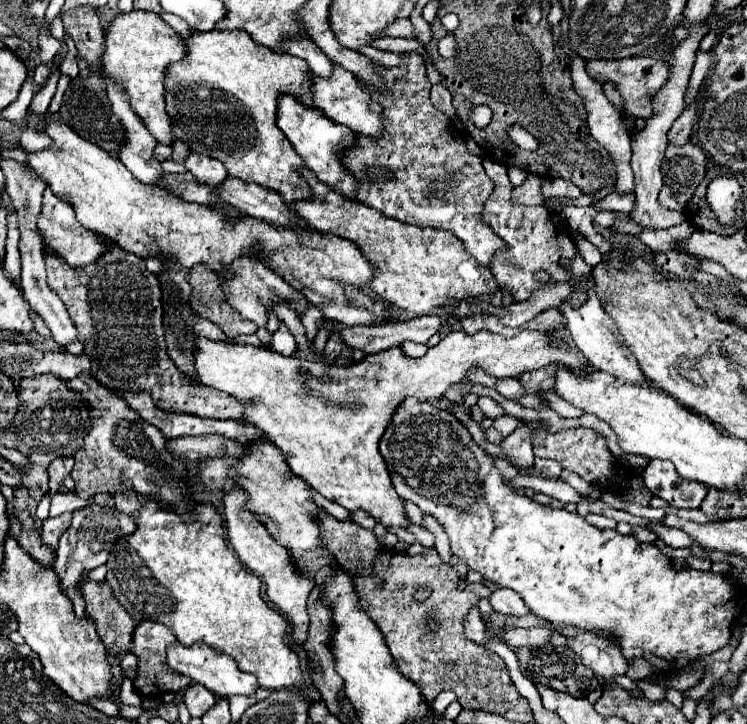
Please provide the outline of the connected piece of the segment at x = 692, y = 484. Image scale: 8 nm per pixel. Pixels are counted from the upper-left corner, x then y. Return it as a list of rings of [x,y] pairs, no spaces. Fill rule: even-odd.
[[[649,461],[643,479],[653,495],[659,495],[669,505],[683,509],[699,507],[709,491],[697,481],[685,481],[683,477],[677,477],[677,471],[669,461]]]

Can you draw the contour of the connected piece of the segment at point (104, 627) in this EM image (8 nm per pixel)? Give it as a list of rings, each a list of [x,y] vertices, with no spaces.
[[[83,573],[81,591],[87,601],[85,613],[97,625],[97,633],[107,651],[119,661],[121,655],[127,651],[127,645],[131,643],[135,621],[117,601],[107,583],[89,583],[89,575]]]

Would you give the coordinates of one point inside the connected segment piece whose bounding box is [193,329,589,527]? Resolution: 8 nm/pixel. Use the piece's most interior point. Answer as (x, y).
(328, 421)

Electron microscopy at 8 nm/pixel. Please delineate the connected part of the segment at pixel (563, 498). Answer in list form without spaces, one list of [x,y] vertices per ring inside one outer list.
[[[517,475],[511,483],[517,483],[517,489],[519,487],[531,487],[535,493],[549,495],[561,503],[579,503],[581,501],[581,495],[569,483],[563,483],[563,481],[531,477],[531,475]]]

